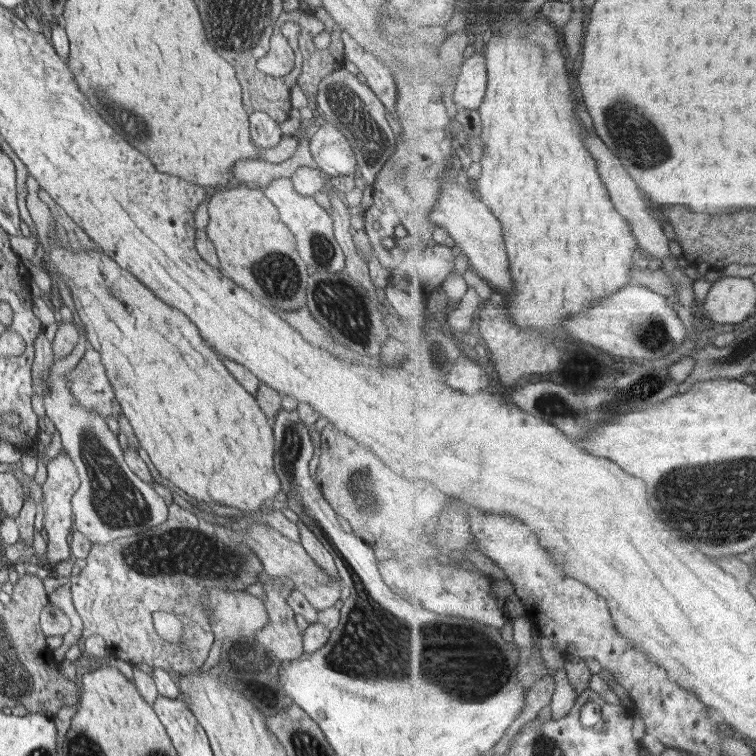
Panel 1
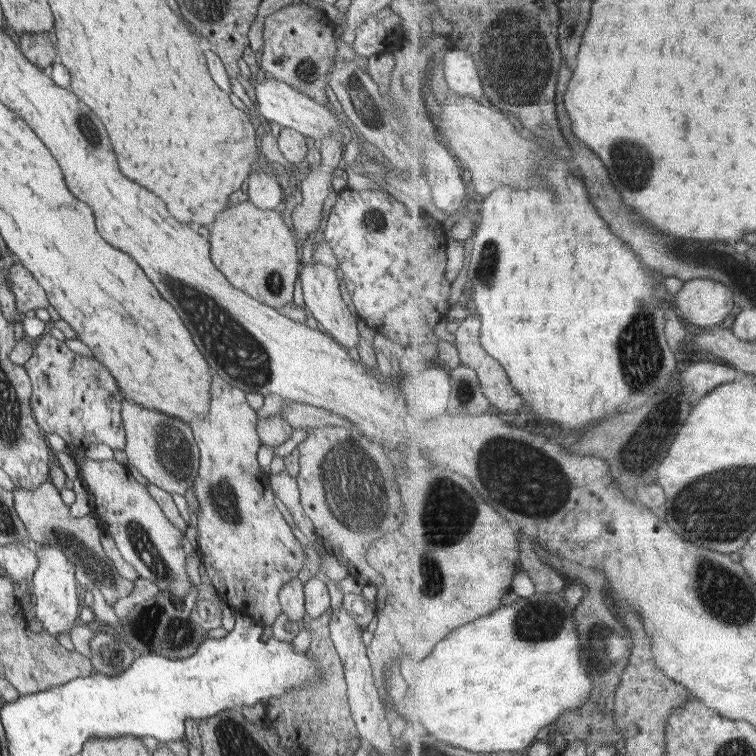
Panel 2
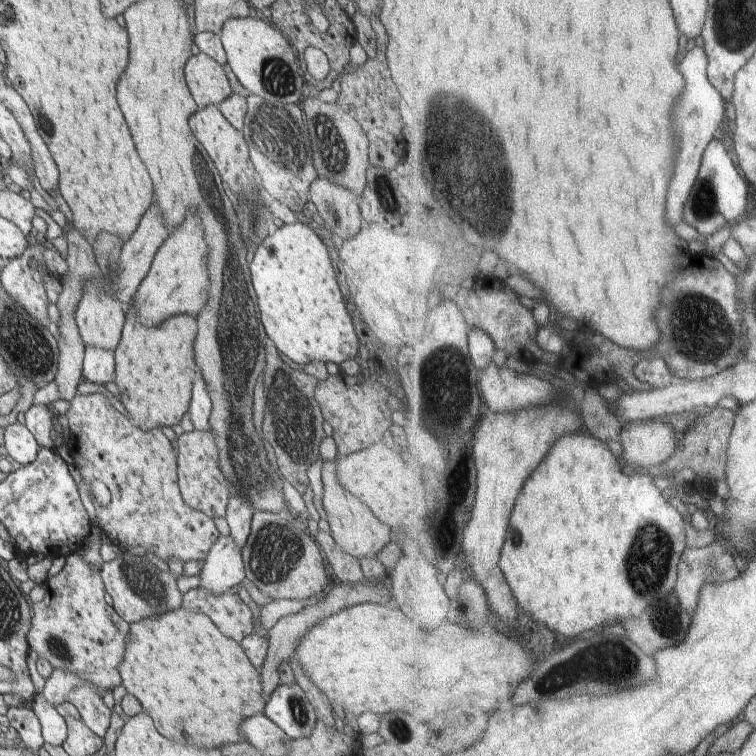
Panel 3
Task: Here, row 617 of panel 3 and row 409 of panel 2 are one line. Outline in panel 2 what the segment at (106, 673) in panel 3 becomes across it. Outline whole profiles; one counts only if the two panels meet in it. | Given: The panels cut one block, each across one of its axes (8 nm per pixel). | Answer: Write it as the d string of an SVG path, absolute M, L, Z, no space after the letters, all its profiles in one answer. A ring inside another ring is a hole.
M47 334L33 348L32 357L23 365L31 380L30 404L34 421L43 434L57 434L74 449L90 444L107 444L110 448L124 450L126 437L120 417L123 394L120 392L109 370L96 359L83 357L69 350L65 342Z

